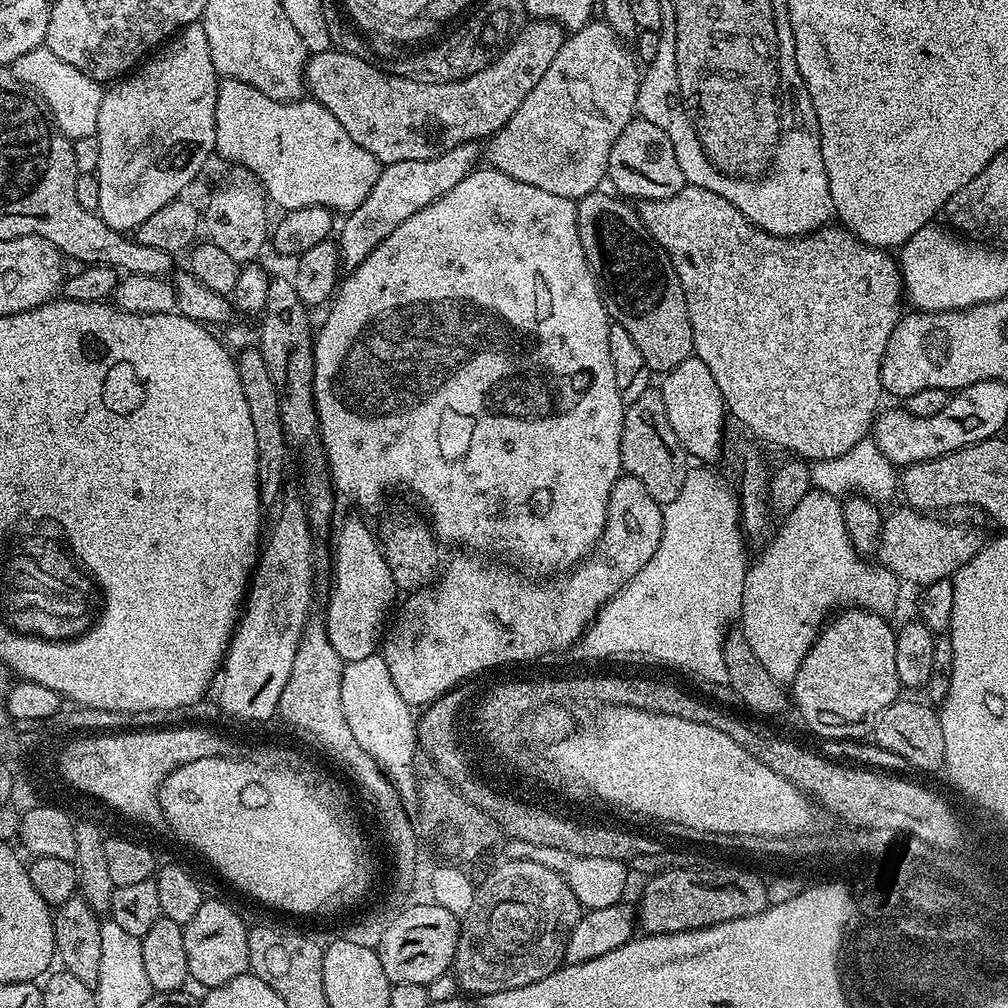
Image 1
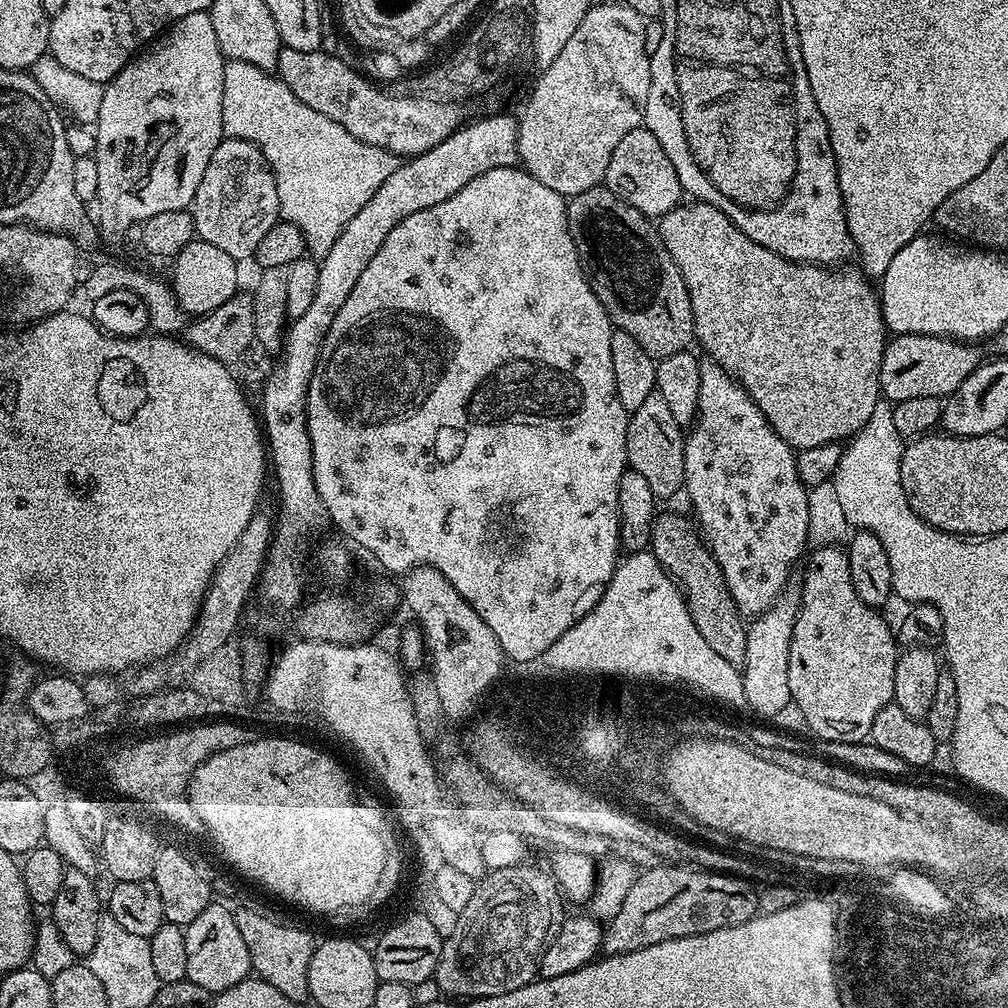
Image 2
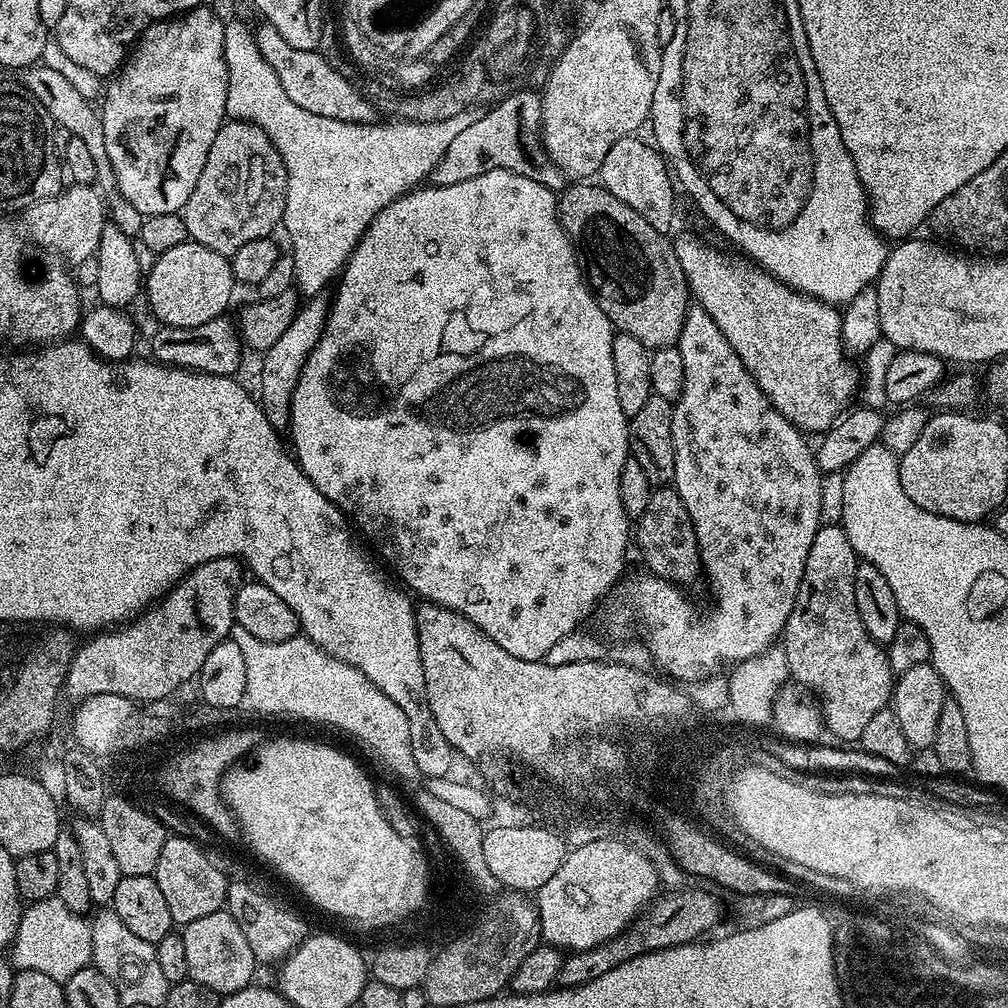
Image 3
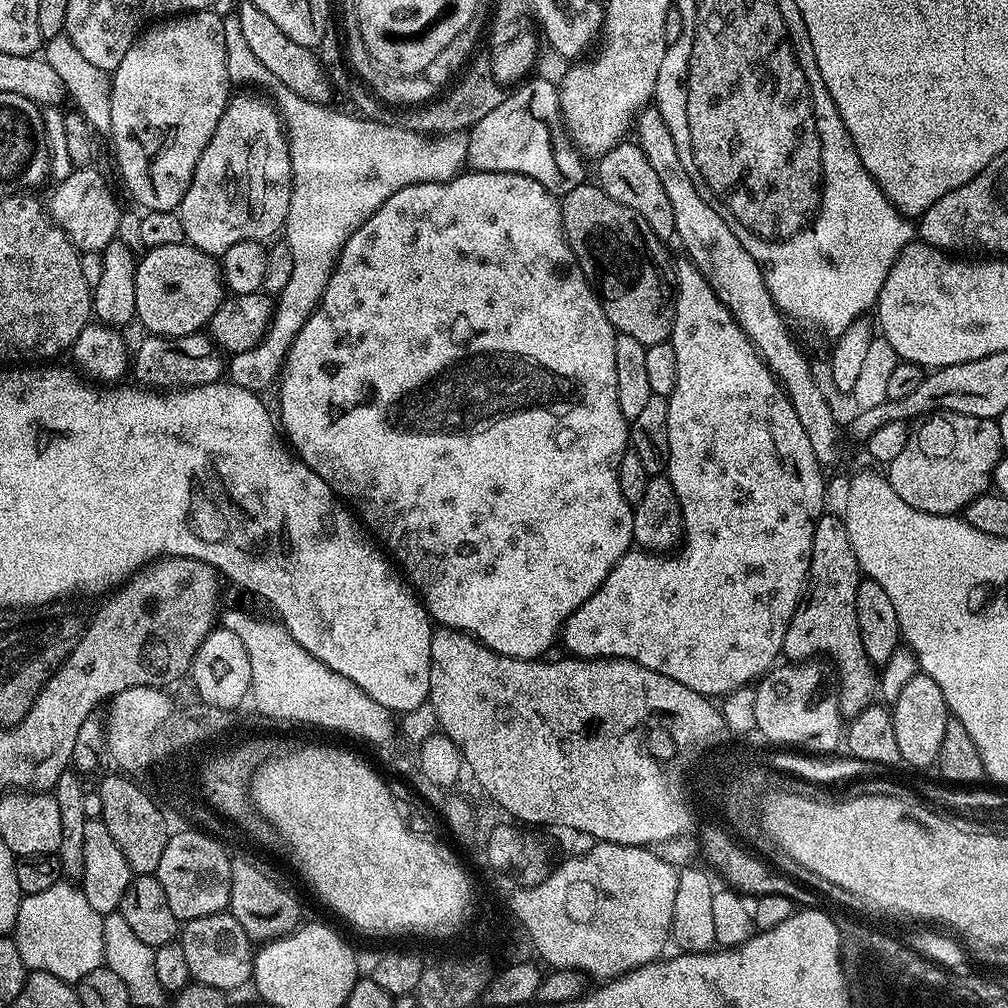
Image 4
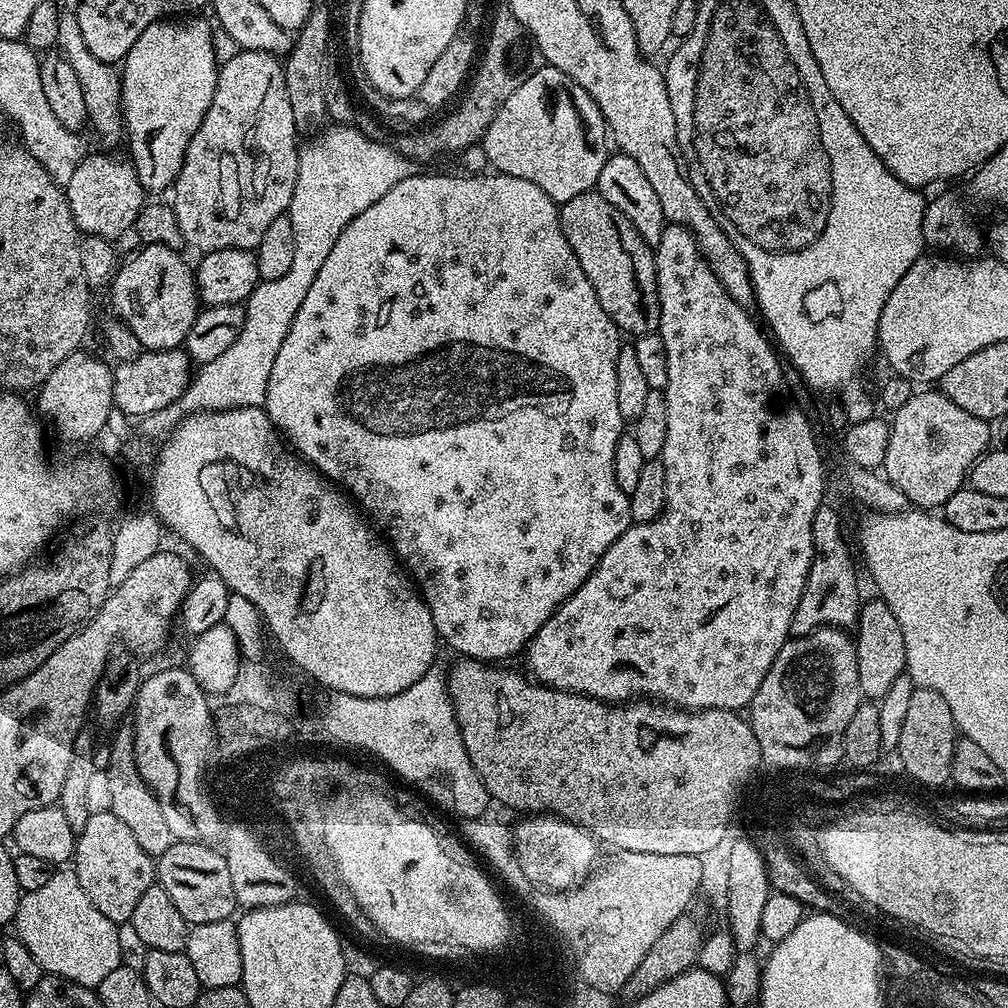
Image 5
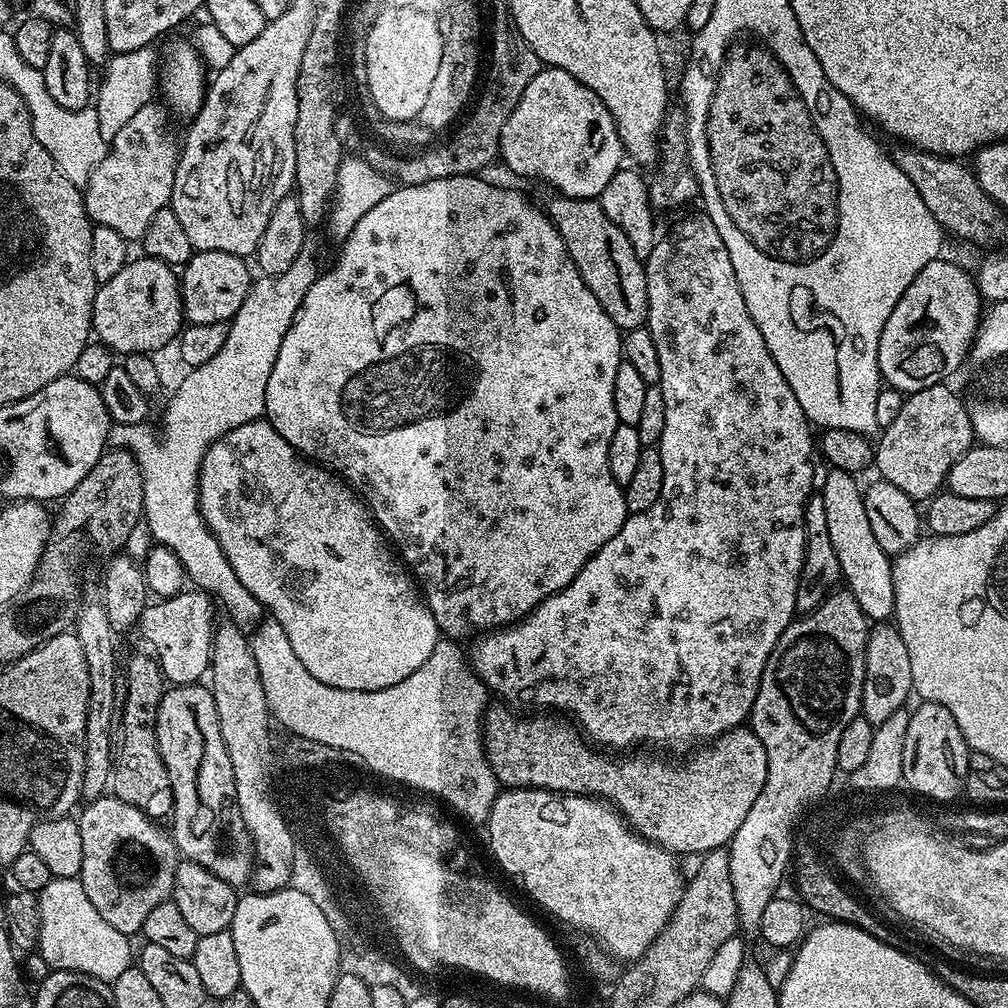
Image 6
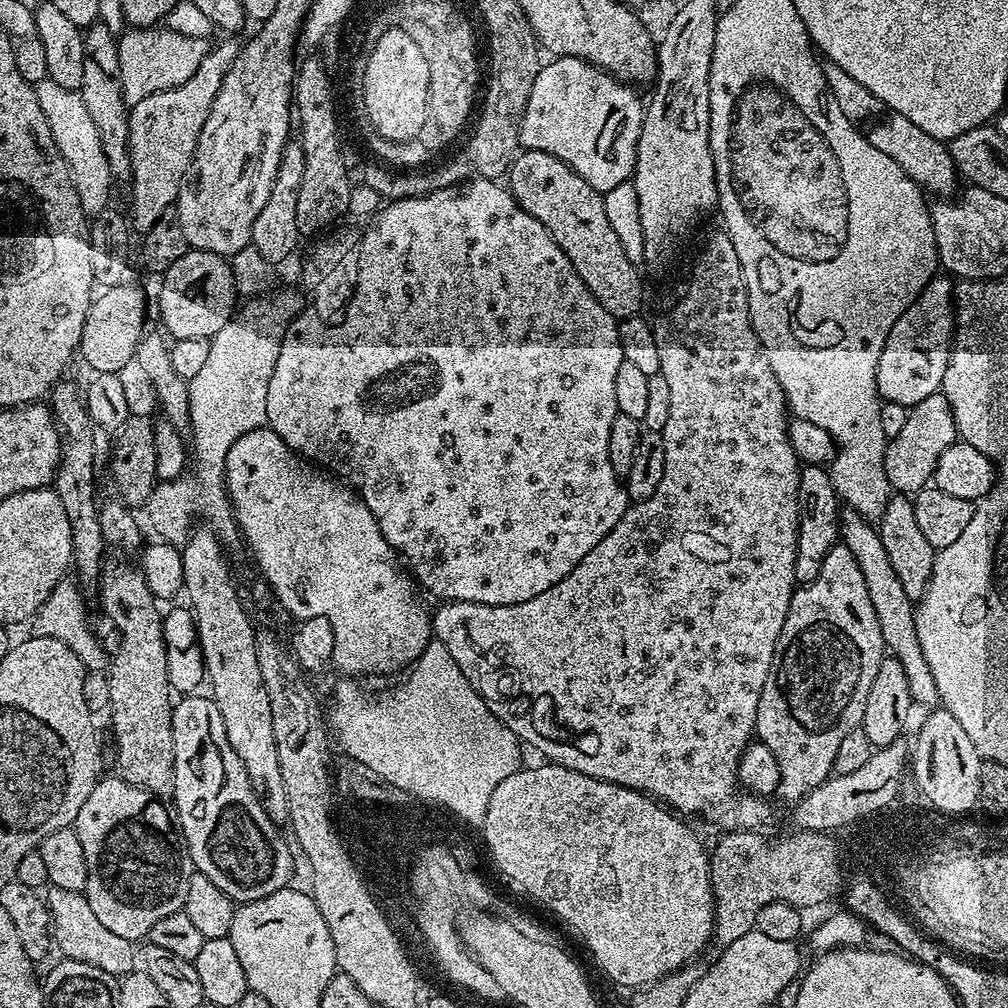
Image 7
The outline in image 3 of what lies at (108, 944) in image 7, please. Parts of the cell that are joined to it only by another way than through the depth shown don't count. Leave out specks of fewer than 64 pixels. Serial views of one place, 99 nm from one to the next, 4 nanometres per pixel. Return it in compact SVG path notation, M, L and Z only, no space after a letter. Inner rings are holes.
M57 897L29 903L20 915L19 928L10 950L10 960L17 971L36 970L63 983L92 959L91 923L71 911Z

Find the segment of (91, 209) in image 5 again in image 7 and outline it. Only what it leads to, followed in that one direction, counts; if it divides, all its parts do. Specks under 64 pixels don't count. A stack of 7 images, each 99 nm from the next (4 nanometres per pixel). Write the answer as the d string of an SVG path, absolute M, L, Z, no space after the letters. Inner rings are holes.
M224 38L220 45L209 49L209 52L202 60L202 66L194 70L194 74L182 86L162 90L150 94L150 98L142 98L142 102L131 105L128 113L129 140L128 158L132 163L130 186L132 186L132 216L130 212L130 224L137 233L143 234L158 222L175 205L176 196L180 193L180 187L184 181L184 175L188 173L188 167L192 165L192 156L196 152L196 143L202 134L202 126L206 126L206 118L214 106L214 98L218 94L224 76L230 70L232 63L236 60L238 44L235 39Z

